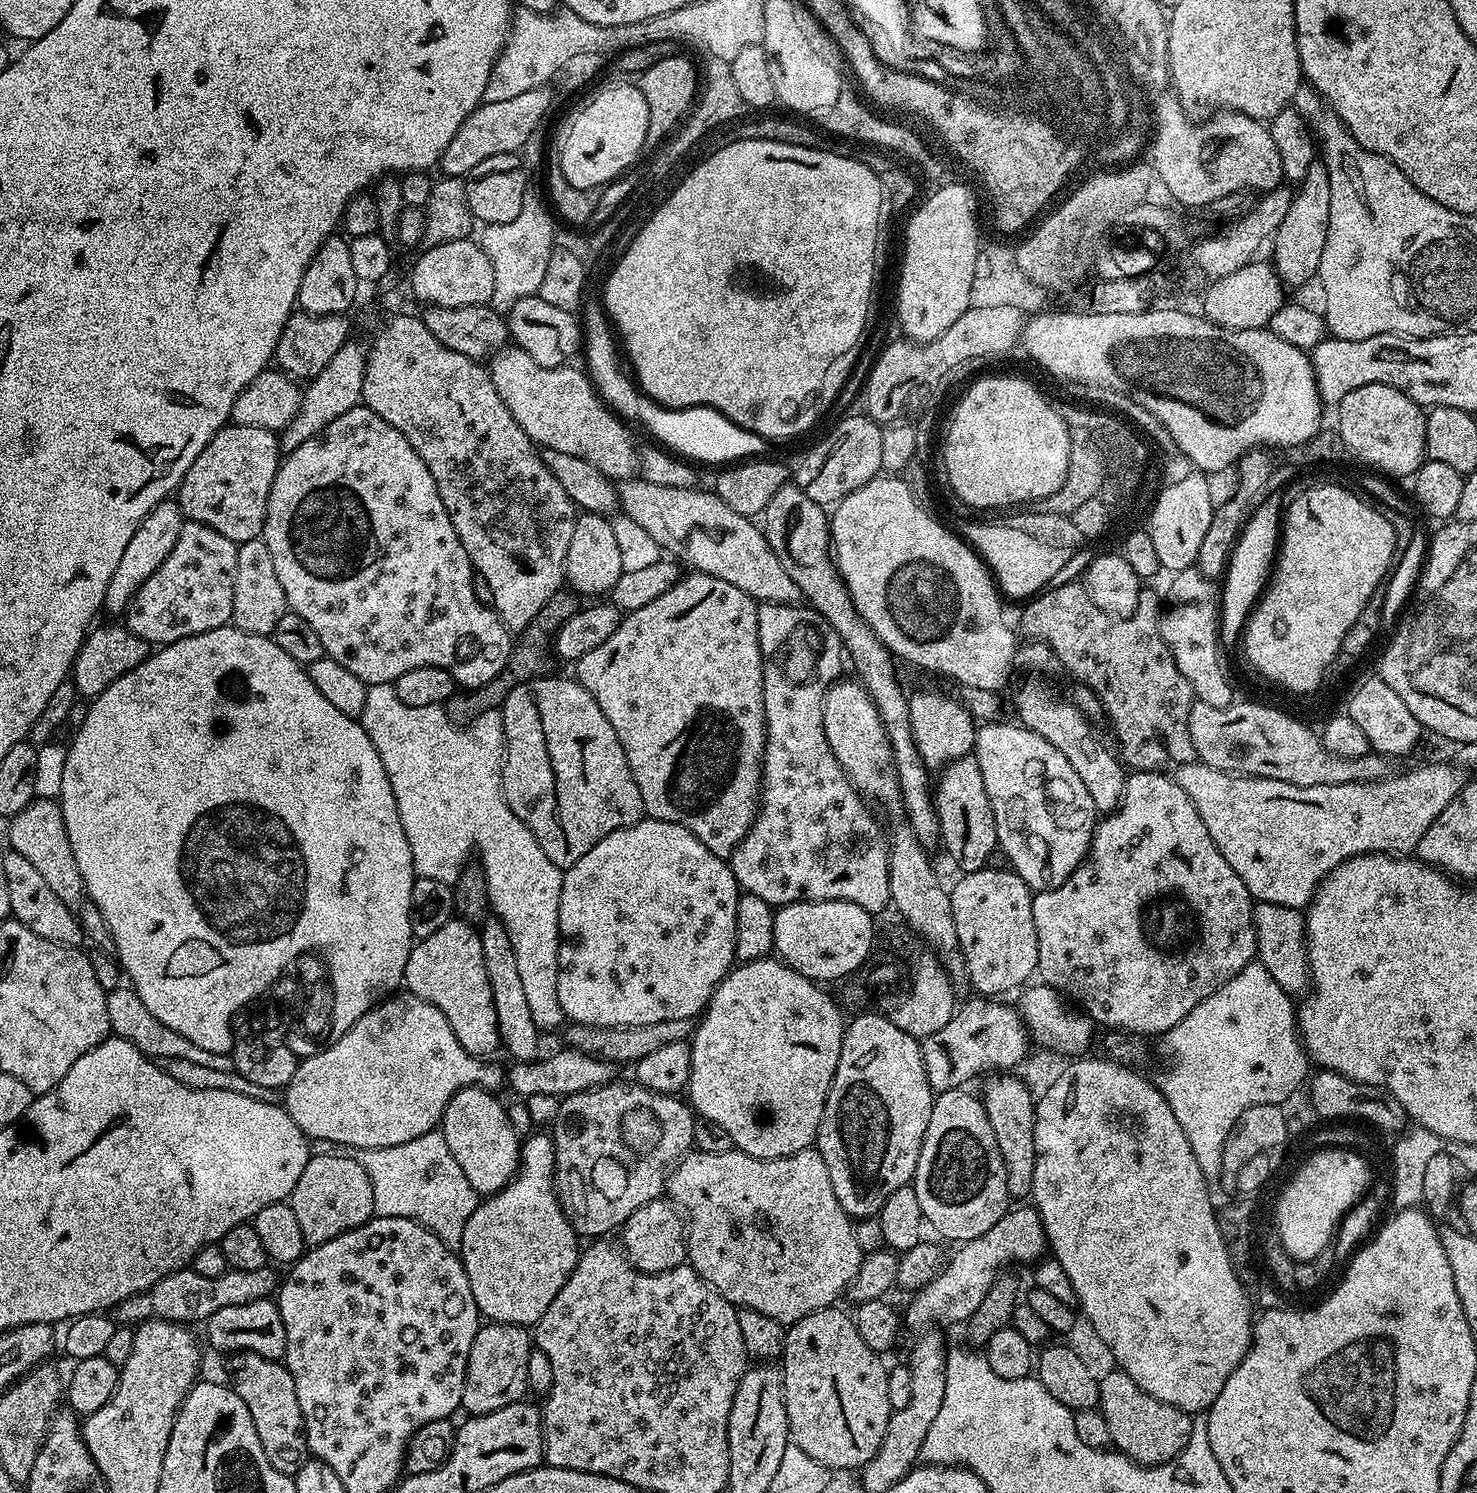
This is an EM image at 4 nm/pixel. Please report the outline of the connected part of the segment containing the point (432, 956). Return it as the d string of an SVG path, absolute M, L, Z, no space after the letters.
M453 918L442 926L442 930L434 930L434 934L424 940L416 940L406 962L402 984L411 995L442 1010L446 1022L450 1022L450 1030L454 1030L458 1042L462 1042L471 1056L488 1058L495 1048L501 1047L490 978L482 958L480 933L469 921Z

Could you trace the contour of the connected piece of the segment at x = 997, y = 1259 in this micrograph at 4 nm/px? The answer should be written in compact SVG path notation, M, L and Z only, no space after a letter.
M1028 1206L1025 1212L1009 1211L1006 1216L1008 1232L1002 1230L1000 1224L990 1226L986 1234L973 1240L963 1241L960 1248L952 1256L952 1261L945 1263L936 1276L911 1298L912 1305L906 1312L906 1320L912 1324L924 1324L927 1320L937 1320L940 1324L956 1324L967 1322L978 1308L994 1283L997 1273L1007 1269L1008 1264L1028 1264L1039 1261L1046 1252L1044 1224L1035 1207Z

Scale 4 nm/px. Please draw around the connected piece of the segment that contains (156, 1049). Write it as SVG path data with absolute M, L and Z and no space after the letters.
M121 986L108 993L107 996L107 1017L110 1018L110 1030L124 1040L130 1041L144 1056L149 1059L157 1060L160 1057L181 1058L209 1069L217 1071L235 1070L233 1060L229 1053L216 1054L214 1051L205 1050L202 1046L197 1046L184 1038L176 1031L171 1030L168 1026L163 1026L158 1018L144 1007L142 1000L137 997L135 989L128 986Z

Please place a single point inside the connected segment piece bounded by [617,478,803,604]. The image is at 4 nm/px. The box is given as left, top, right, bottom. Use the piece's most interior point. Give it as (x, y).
(700, 530)

